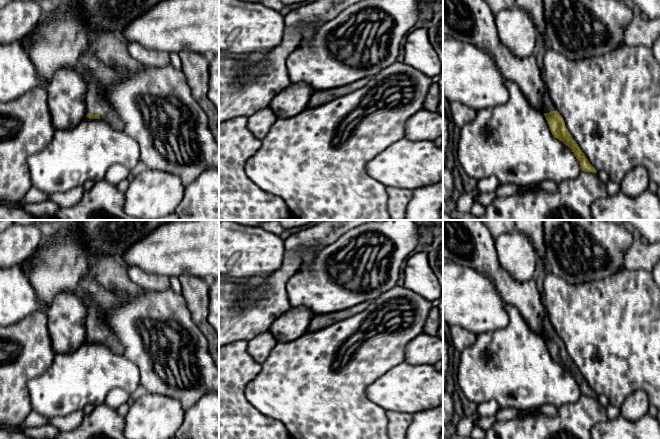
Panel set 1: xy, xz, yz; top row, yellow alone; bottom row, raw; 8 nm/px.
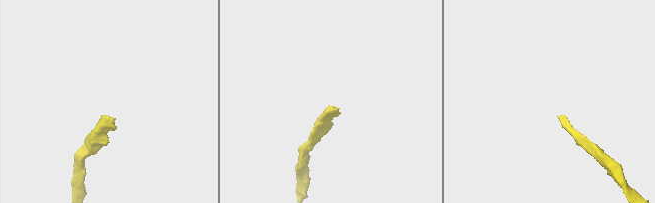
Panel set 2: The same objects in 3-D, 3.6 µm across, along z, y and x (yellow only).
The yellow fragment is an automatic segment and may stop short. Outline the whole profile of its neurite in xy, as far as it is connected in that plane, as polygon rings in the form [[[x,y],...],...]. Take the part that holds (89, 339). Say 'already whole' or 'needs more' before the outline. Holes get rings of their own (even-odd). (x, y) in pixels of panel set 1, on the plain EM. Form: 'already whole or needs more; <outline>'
needs more; [[[90,308],[86,319],[86,341],[89,343],[102,343],[115,354],[122,354],[124,347],[110,331],[109,323],[97,308]]]

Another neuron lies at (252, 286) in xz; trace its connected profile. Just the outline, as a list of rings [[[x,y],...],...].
[[[269,276],[248,278],[244,283],[239,284],[244,288],[244,294],[246,295],[244,303],[246,305],[250,305],[260,298],[262,294],[260,287],[267,282],[268,278]]]

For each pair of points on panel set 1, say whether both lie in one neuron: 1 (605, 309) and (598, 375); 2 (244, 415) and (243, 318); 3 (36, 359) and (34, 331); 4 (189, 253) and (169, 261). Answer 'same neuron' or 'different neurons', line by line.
1: same neuron
2: different neurons
3: same neuron
4: same neuron

